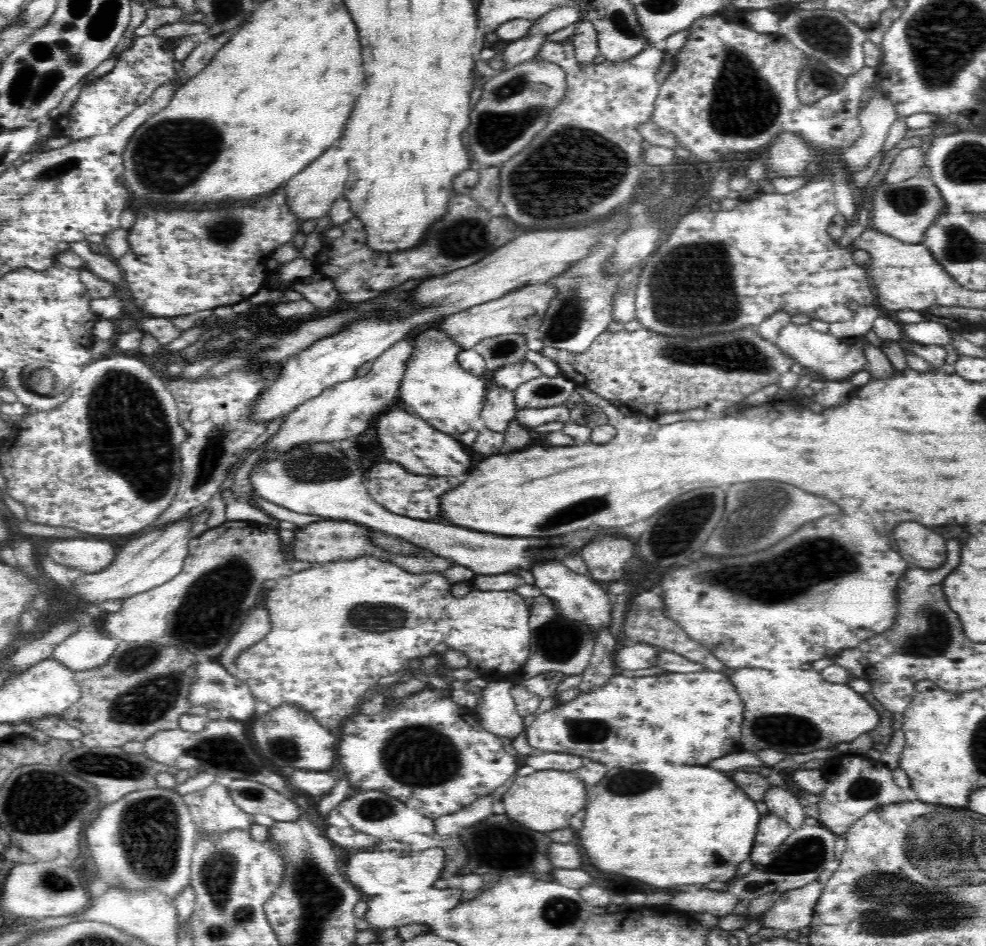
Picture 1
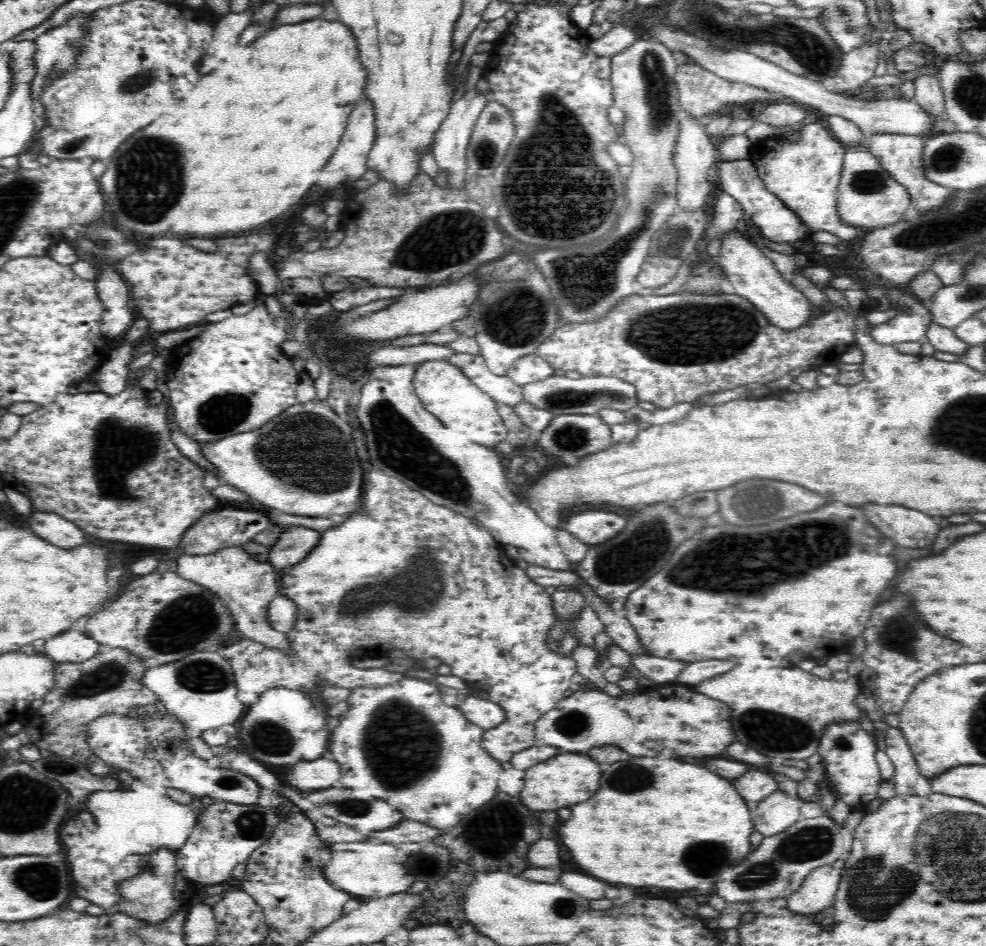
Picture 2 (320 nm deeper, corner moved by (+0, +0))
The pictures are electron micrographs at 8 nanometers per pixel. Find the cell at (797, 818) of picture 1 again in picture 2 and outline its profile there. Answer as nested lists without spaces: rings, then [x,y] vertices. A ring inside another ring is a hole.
[[[760,770],[746,771],[740,778],[730,780],[730,782],[742,794],[745,801],[760,802],[768,798],[772,792],[776,793],[776,790],[779,790],[776,780]]]

